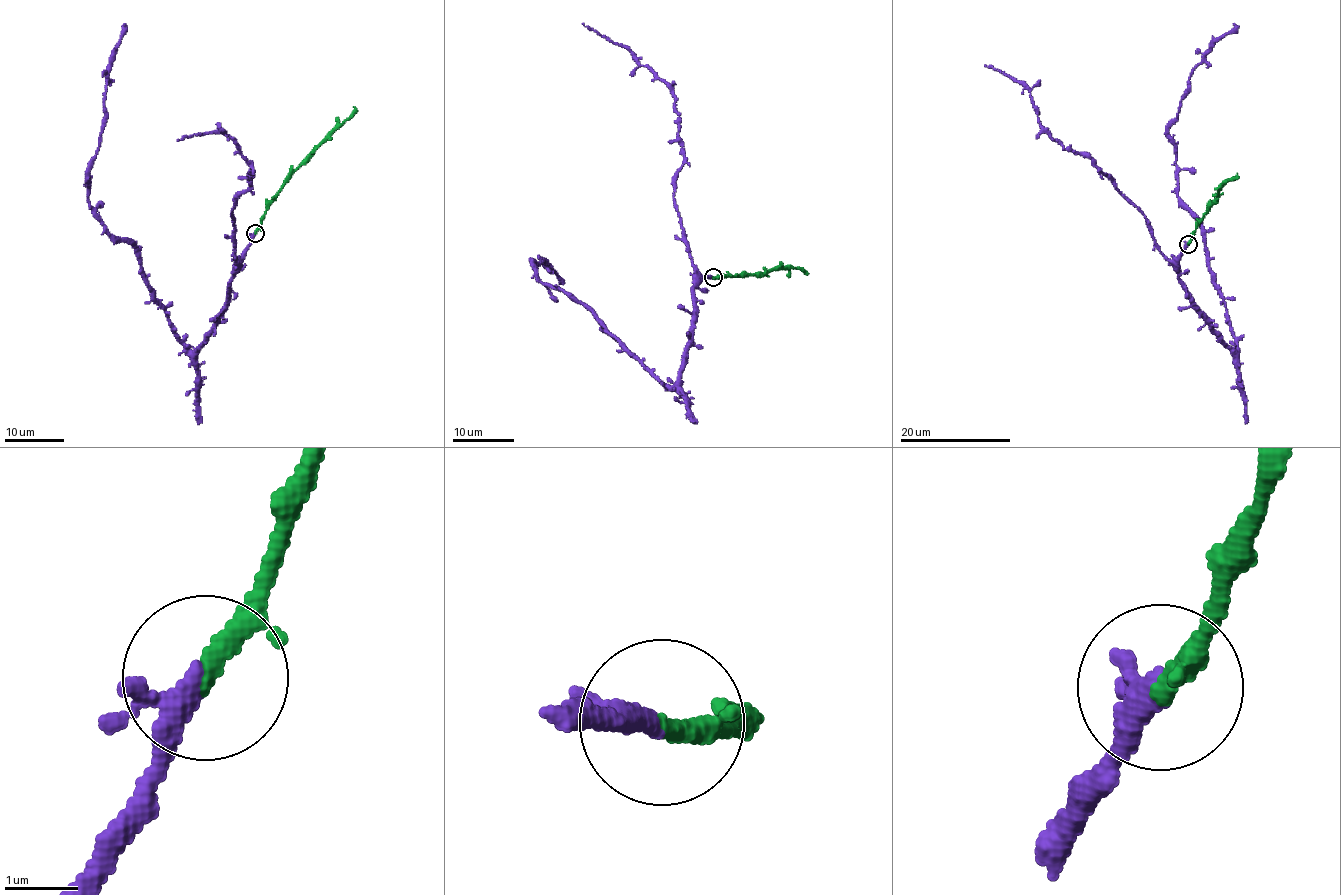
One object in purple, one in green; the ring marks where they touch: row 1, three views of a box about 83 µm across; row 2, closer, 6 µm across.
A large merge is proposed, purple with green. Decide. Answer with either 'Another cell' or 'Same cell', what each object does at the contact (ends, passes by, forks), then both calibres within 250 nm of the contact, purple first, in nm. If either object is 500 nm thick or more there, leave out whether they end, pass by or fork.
Same cell. At the ring purple forks. At the ring green passes by. Thickness 190 nm (purple) against 220 nm

